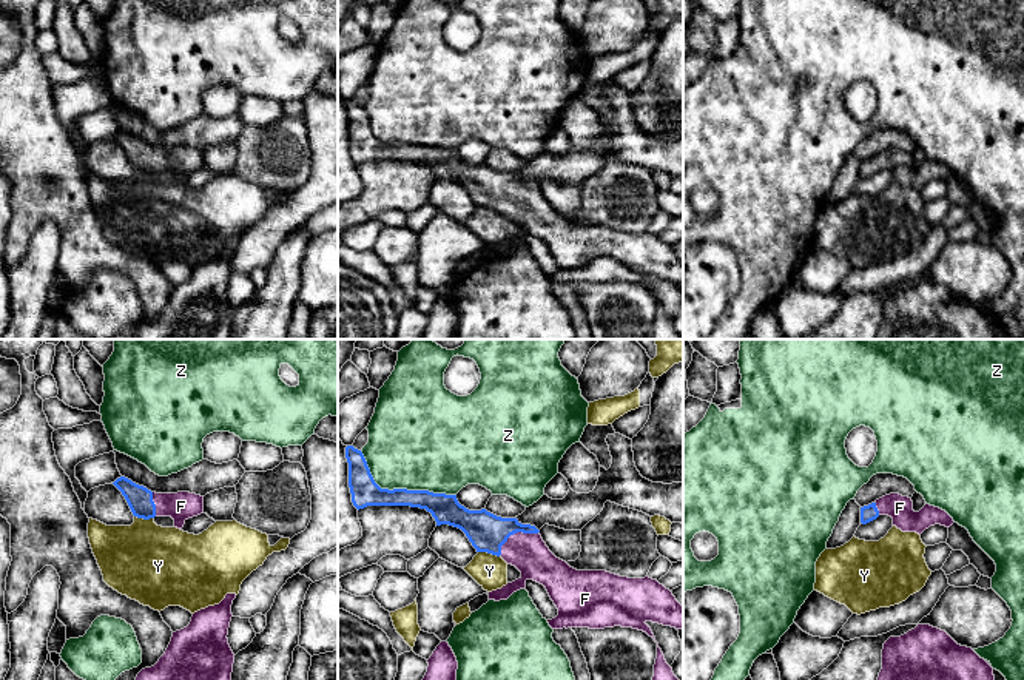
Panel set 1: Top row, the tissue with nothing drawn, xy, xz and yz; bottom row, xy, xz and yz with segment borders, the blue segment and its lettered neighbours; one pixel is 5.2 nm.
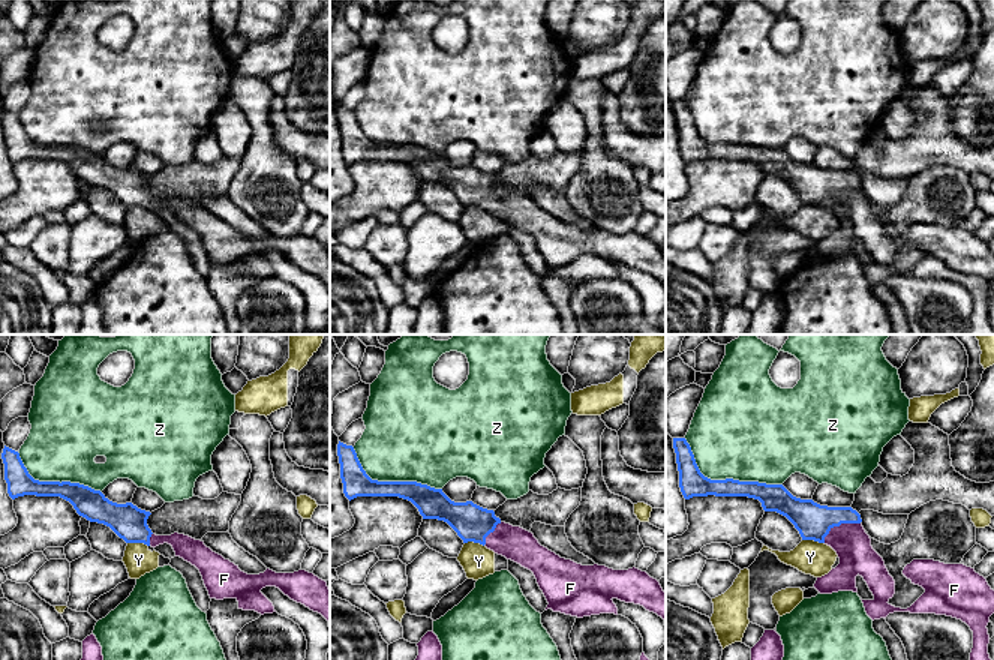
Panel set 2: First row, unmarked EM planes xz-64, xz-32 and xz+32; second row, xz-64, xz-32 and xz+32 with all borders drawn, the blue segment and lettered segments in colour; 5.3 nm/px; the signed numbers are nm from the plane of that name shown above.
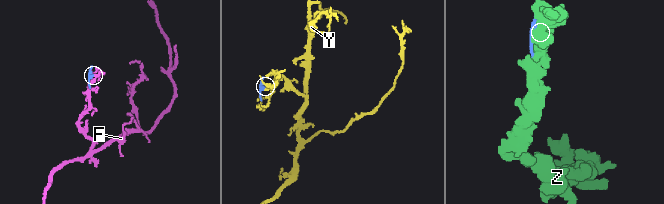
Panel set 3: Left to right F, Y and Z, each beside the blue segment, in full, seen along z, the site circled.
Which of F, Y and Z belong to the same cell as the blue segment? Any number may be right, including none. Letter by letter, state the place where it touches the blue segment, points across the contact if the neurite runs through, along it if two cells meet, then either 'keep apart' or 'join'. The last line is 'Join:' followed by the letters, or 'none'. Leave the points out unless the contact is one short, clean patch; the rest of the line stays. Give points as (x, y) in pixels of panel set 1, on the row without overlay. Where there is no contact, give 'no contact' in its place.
F: xz (514, 187) | across xz (488, 187), (514, 187), (528, 207) | join
Y: xz (489, 207) | along xz (478, 205), (498, 212) | keep apart
Z: xz (400, 144) | keep apart
Join: F

